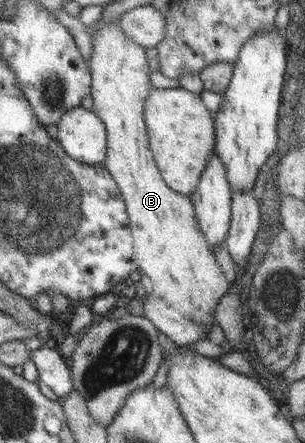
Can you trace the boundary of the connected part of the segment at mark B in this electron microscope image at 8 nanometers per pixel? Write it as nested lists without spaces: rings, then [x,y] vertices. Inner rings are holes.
[[[114,16],[109,22],[104,22],[98,30],[93,30],[91,34],[89,96],[92,108],[90,111],[100,118],[106,130],[107,144],[102,165],[115,181],[126,206],[133,256],[138,262],[136,269],[150,280],[153,294],[162,298],[169,306],[176,308],[187,320],[200,324],[208,333],[213,324],[211,318],[215,305],[228,291],[230,282],[223,277],[221,267],[217,265],[215,256],[198,227],[190,199],[169,189],[152,161],[143,118],[144,100],[153,88],[149,83],[150,71],[147,67],[145,48],[135,45],[135,42],[120,31],[118,18],[119,16]]]

